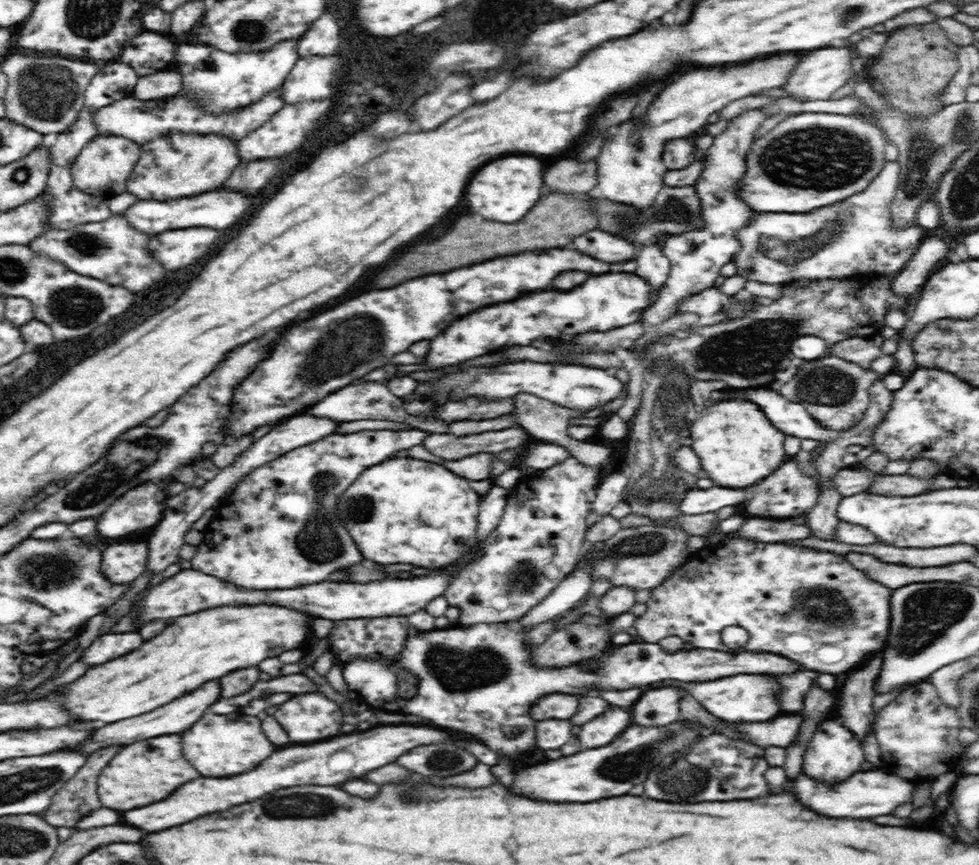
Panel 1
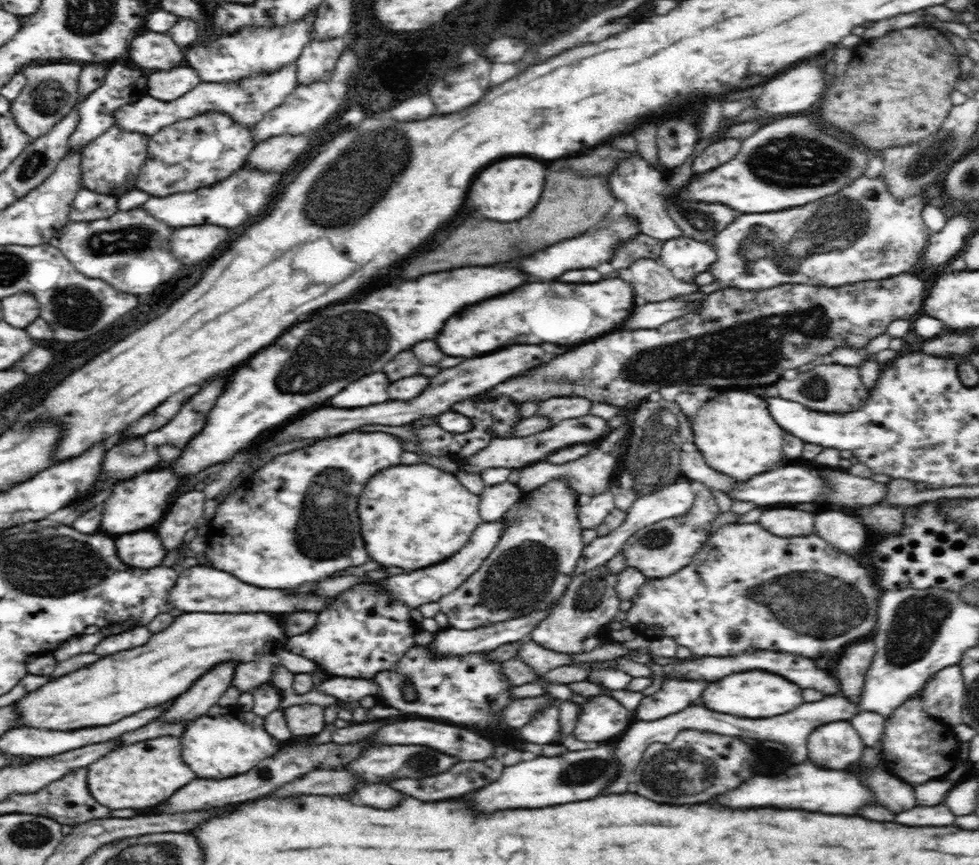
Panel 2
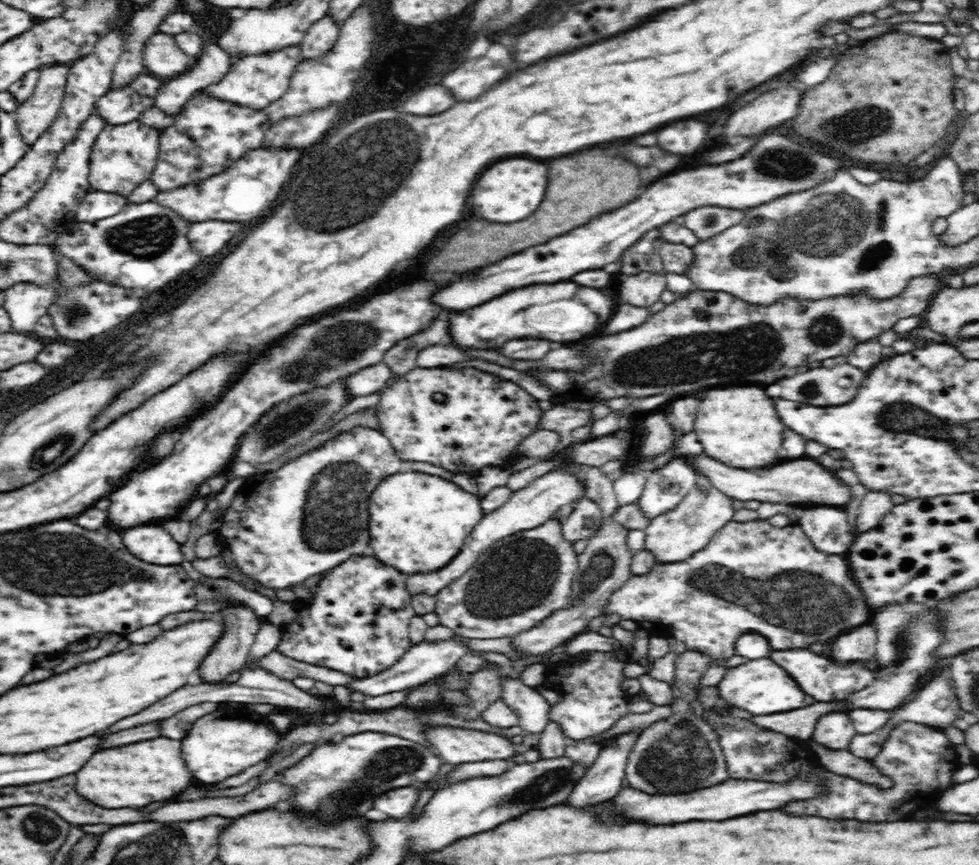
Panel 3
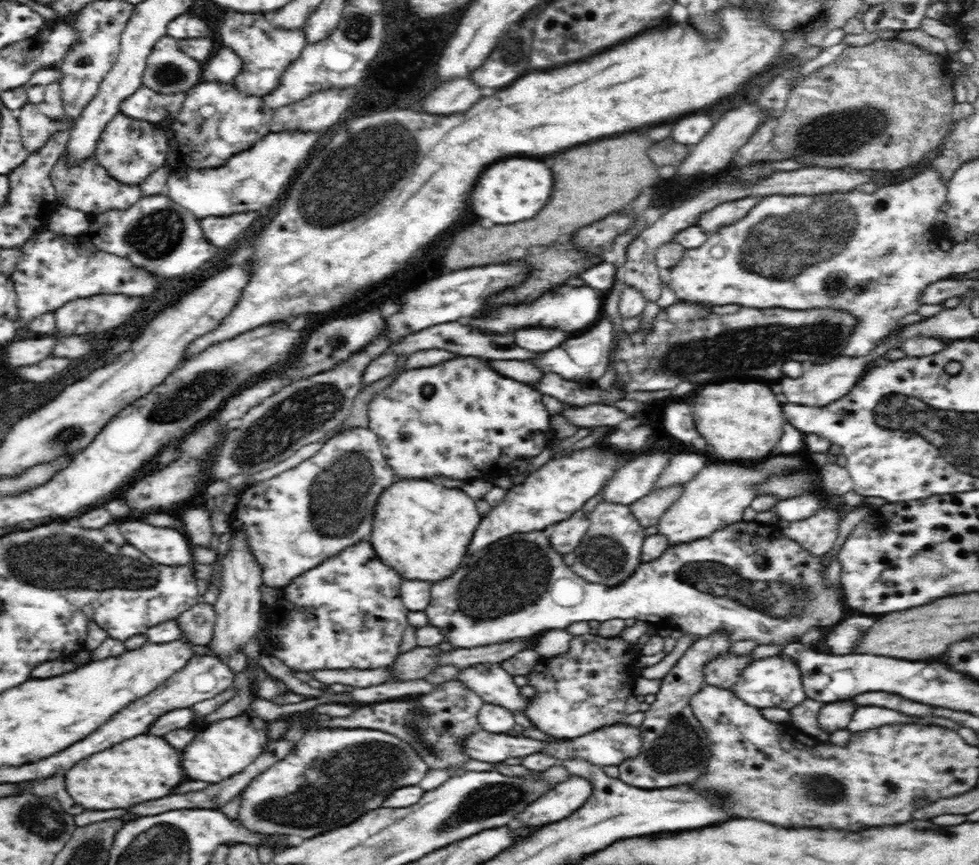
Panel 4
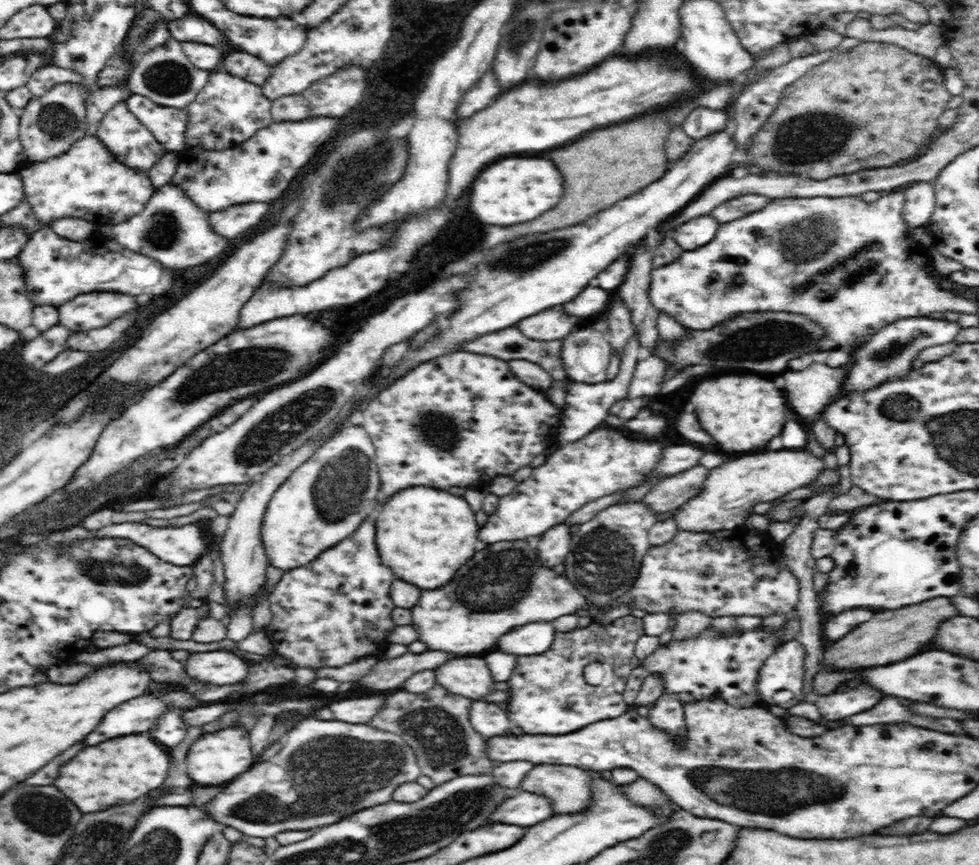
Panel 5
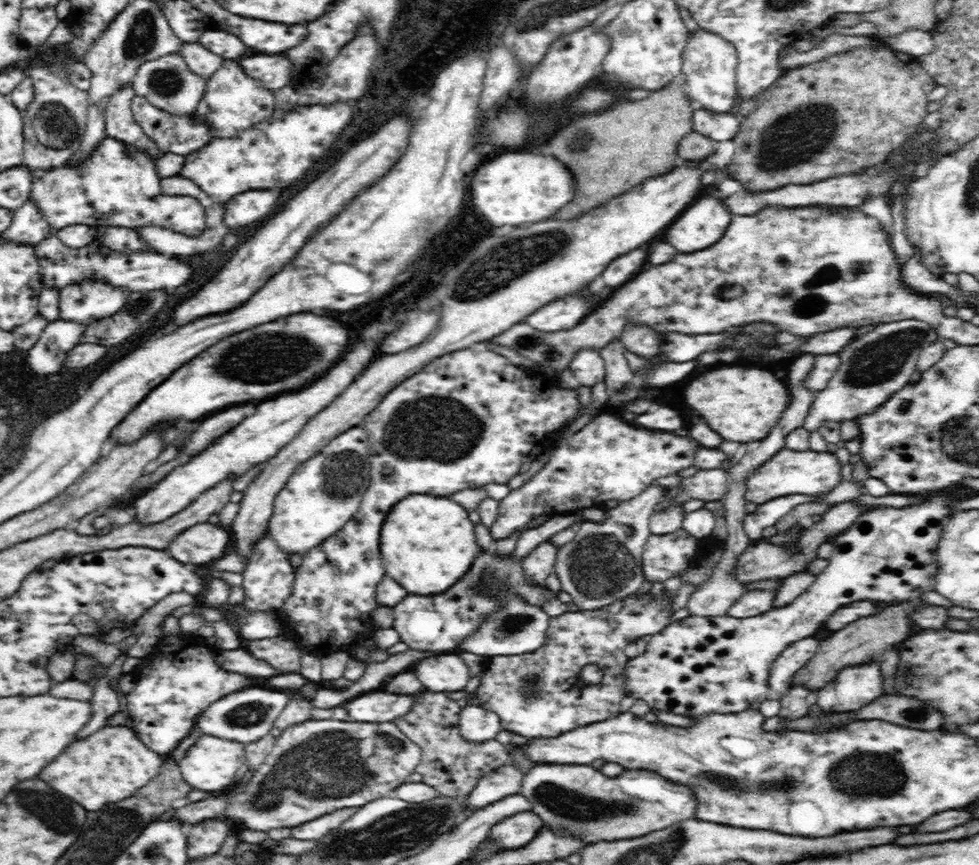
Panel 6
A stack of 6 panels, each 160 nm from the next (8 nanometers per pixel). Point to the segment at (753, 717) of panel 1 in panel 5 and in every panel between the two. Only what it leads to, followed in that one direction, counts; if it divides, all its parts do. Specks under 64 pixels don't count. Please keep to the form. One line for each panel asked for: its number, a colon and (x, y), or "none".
2: (750, 694)
3: (759, 687)
4: (773, 682)
5: (785, 670)

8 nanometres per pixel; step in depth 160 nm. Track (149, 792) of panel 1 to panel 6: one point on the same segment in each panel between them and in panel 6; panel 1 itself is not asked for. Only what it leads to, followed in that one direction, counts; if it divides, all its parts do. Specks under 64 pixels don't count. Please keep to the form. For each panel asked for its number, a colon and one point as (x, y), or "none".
2: (143, 774)
3: (134, 775)
4: (144, 768)
5: (127, 768)
6: (110, 765)

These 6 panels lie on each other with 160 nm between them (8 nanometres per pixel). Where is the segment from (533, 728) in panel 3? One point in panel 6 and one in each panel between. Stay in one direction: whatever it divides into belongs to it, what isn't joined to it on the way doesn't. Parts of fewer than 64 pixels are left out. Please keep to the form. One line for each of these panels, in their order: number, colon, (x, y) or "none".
4: (488, 680)
5: (468, 676)
6: (444, 672)

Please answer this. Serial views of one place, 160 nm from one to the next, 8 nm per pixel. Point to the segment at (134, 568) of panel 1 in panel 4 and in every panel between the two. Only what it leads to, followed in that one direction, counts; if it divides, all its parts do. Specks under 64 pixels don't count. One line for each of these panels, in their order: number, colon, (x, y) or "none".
2: (142, 549)
3: (153, 544)
4: (169, 547)

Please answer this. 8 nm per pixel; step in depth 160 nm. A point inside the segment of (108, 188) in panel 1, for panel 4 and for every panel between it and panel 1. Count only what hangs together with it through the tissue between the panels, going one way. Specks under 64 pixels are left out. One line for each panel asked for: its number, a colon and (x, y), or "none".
2: (110, 162)
3: (124, 155)
4: (129, 149)

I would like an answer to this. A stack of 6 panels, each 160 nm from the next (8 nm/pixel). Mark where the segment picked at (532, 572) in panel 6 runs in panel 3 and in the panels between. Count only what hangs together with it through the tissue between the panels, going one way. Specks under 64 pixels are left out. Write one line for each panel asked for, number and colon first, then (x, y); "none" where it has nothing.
3: (586, 518)
4: (566, 535)
5: (553, 546)

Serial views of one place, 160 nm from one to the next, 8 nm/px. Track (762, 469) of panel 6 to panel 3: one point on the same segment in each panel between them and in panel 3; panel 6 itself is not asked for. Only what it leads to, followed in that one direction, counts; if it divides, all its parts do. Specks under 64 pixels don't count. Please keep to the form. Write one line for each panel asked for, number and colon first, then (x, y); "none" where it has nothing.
3: (673, 536)
4: (716, 497)
5: (730, 491)

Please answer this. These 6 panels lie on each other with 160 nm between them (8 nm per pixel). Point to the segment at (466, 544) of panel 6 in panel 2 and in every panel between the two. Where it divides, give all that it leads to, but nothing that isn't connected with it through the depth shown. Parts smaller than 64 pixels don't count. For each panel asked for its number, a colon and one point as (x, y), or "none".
2: (414, 516)
3: (418, 522)
4: (422, 530)
5: (424, 535)

